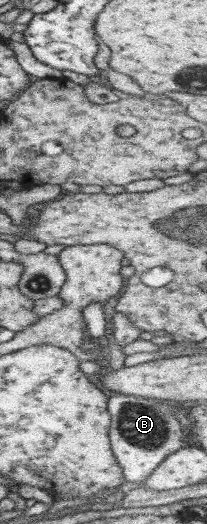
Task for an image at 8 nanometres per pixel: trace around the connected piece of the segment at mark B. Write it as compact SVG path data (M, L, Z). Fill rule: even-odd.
M117 394L108 398L106 407L111 415L107 432L110 449L127 483L141 484L167 455L185 446L185 436L174 416L176 410L182 408L179 402L171 405L168 400Z

